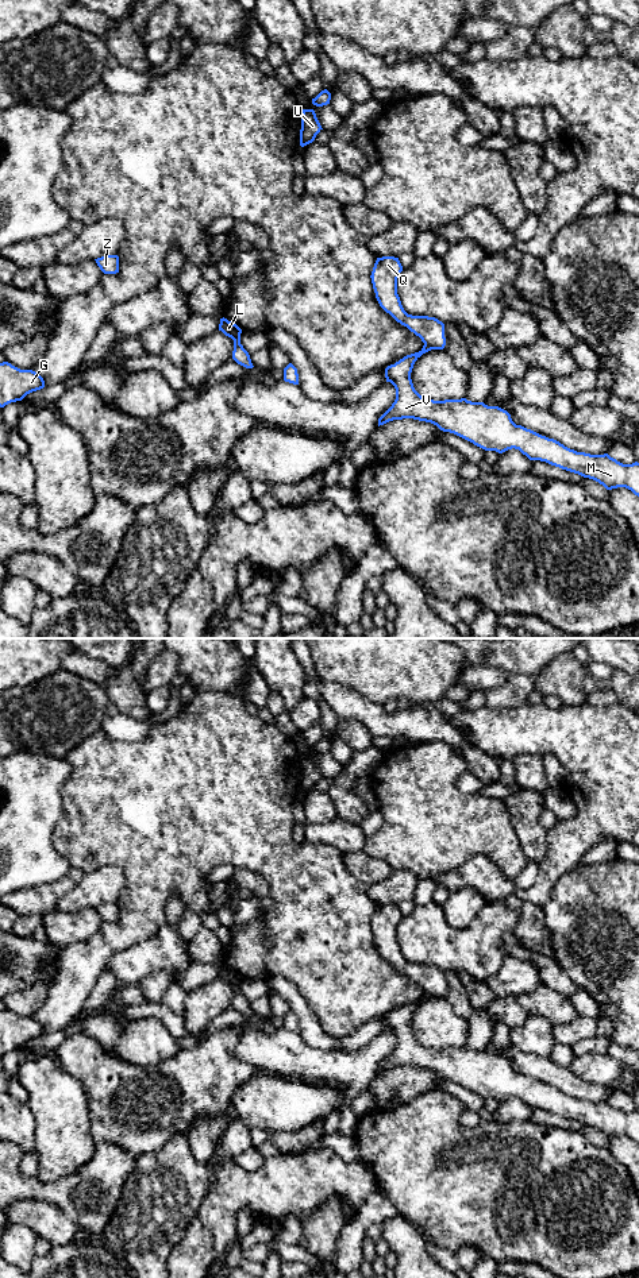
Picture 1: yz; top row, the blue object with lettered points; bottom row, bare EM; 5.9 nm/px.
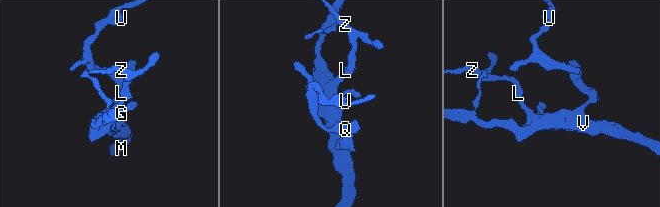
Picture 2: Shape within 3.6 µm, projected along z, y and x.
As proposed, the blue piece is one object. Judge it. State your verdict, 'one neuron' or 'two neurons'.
two neurons

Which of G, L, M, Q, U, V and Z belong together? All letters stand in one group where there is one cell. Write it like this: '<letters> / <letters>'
G L M V Z / Q U

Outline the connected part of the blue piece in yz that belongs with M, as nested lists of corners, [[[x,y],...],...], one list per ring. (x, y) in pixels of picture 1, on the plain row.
[[[424,992],[419,1000],[411,1001],[385,1016],[386,1030],[396,1036],[396,1047],[392,1054],[378,1066],[378,1074],[393,1067],[413,1066],[436,1073],[443,1080],[454,1081],[485,1099],[496,1099],[503,1101],[508,1097],[519,1097],[530,1108],[546,1109],[562,1117],[578,1121],[584,1126],[593,1127],[603,1132],[607,1138],[625,1135],[639,1144],[639,1111],[623,1112],[608,1101],[590,1103],[577,1100],[561,1092],[554,1086],[542,1084],[521,1073],[516,1073],[511,1062],[499,1055],[488,1054],[484,1050],[471,1050],[466,1046],[434,1049],[423,1046],[413,1035],[411,1020],[415,1009],[426,1000],[434,997]]]

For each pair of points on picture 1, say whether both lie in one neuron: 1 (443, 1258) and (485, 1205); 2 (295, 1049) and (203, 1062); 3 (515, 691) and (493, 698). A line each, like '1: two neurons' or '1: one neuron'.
1: two neurons
2: two neurons
3: one neuron

